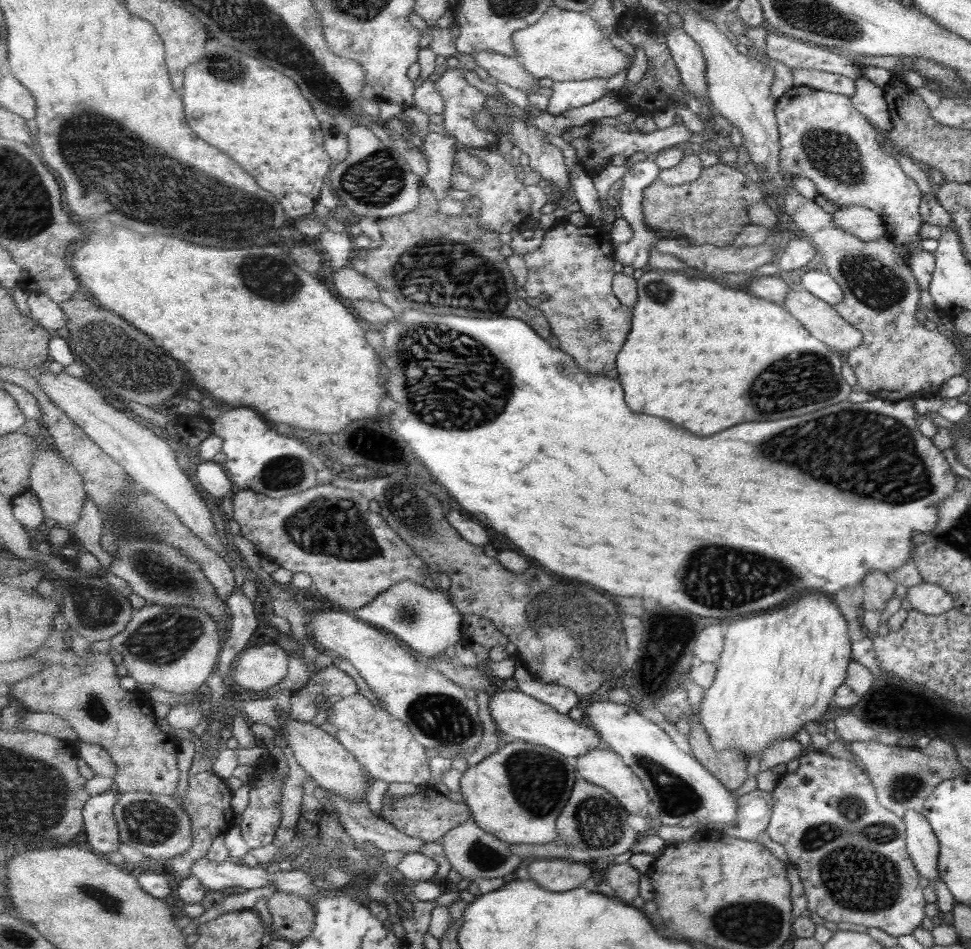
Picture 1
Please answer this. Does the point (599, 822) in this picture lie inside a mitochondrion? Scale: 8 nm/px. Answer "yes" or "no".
yes

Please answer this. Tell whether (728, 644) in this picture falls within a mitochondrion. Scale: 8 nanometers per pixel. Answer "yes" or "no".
no

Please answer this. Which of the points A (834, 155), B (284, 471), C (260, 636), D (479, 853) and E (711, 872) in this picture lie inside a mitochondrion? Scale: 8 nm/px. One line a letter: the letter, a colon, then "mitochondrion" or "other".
A: mitochondrion
B: mitochondrion
C: other
D: mitochondrion
E: other

